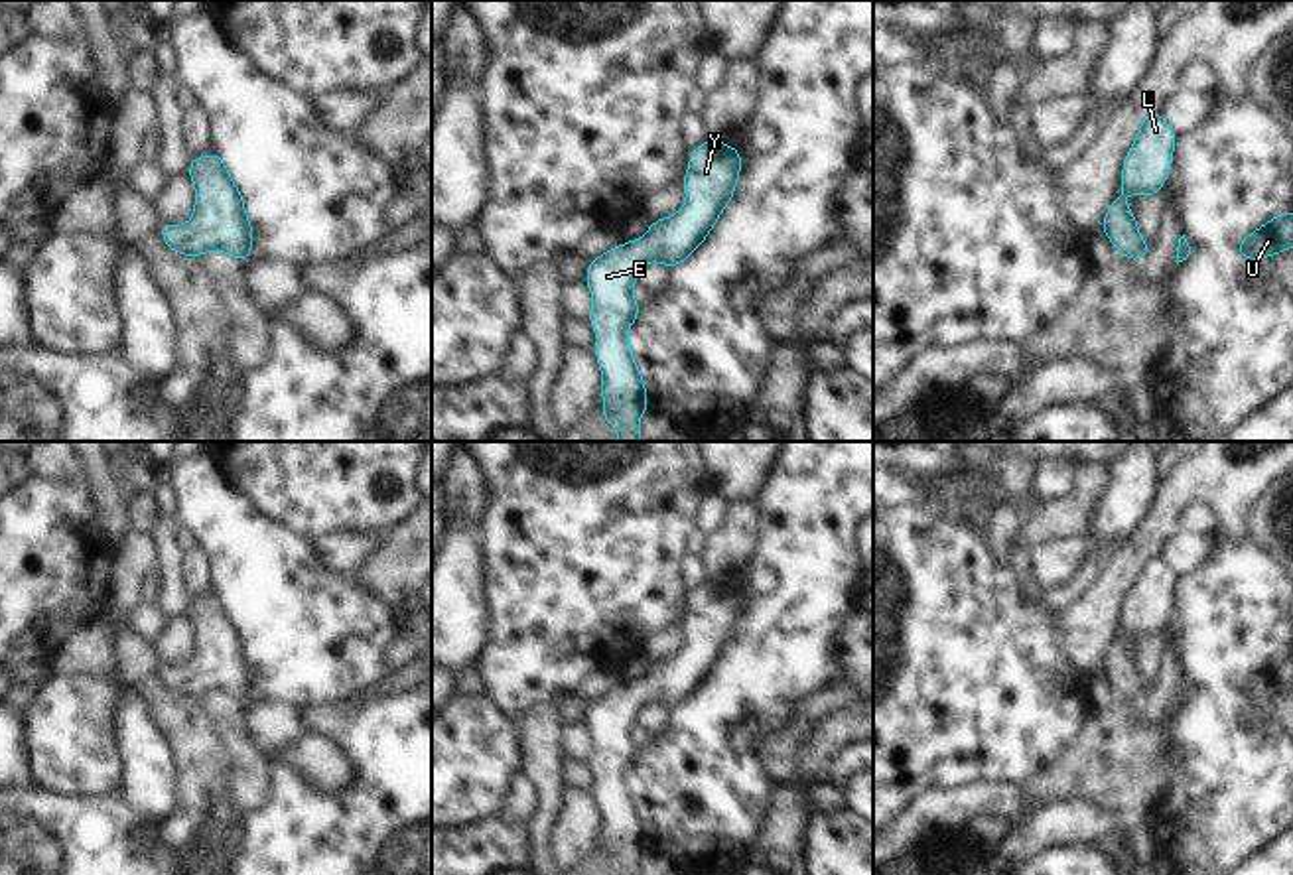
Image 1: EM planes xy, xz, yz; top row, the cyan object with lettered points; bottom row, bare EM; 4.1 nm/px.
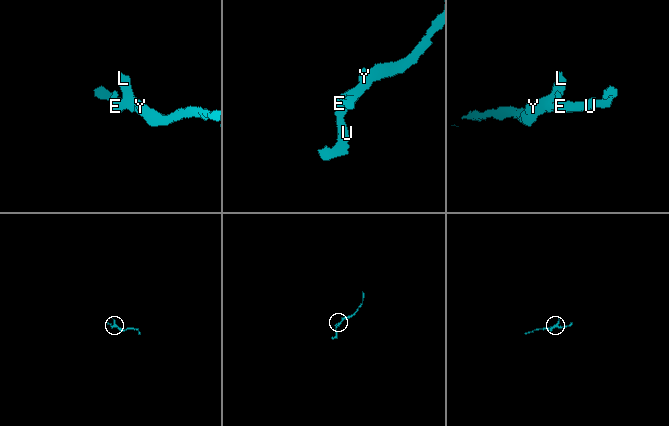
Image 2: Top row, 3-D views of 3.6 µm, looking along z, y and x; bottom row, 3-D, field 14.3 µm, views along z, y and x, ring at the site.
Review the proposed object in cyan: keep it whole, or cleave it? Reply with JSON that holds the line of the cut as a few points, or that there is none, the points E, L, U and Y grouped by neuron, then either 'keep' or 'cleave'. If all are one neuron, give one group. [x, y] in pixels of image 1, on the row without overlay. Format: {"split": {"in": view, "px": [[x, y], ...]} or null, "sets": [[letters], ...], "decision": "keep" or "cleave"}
{"split": null, "sets": [["E", "L", "U", "Y"]], "decision": "keep"}

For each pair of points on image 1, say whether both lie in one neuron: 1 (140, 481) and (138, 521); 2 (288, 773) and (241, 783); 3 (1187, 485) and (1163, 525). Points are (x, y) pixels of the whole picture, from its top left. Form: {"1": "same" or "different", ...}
{"1": "same", "2": "different", "3": "same"}

